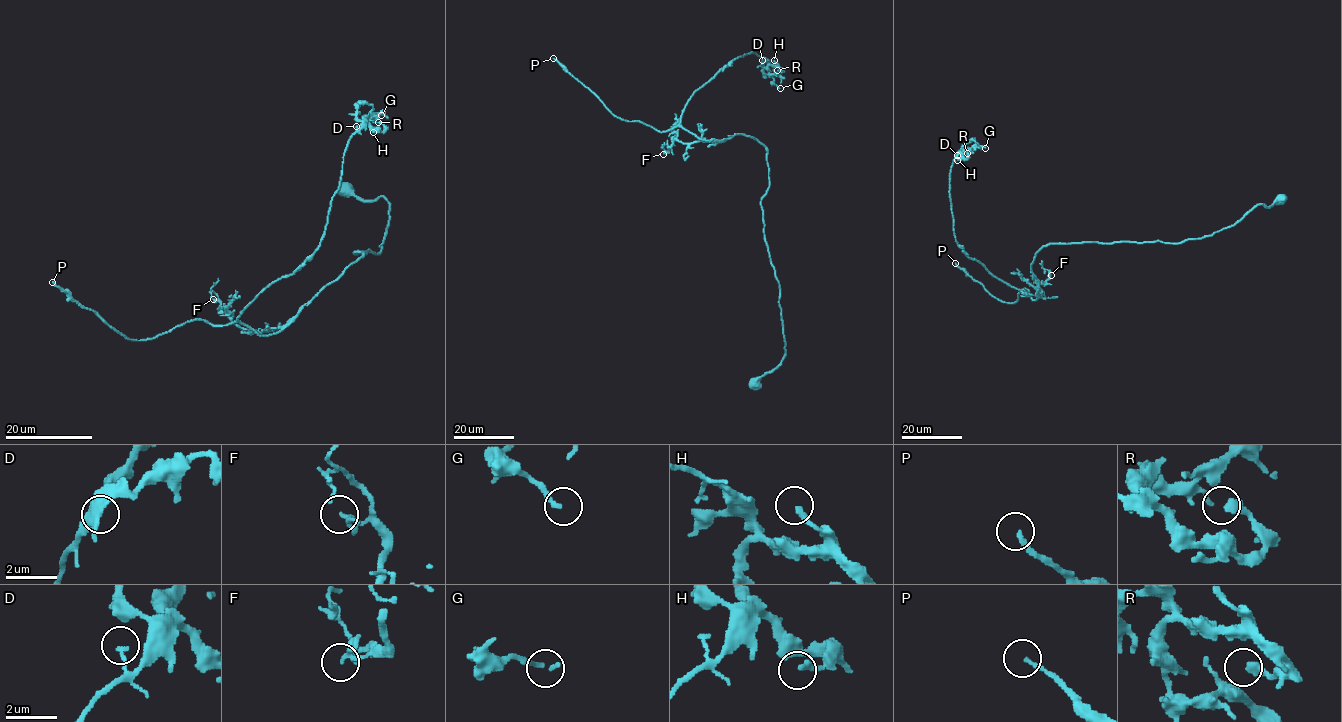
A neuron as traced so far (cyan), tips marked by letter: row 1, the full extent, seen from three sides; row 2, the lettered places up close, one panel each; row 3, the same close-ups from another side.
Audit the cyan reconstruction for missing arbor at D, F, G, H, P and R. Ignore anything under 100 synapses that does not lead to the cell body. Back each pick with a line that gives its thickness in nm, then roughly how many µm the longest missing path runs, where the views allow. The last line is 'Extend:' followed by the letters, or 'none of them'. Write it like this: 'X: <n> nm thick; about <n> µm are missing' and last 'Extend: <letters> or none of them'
P: 150 nm thick; about 45 µm are missing
Extend: P

